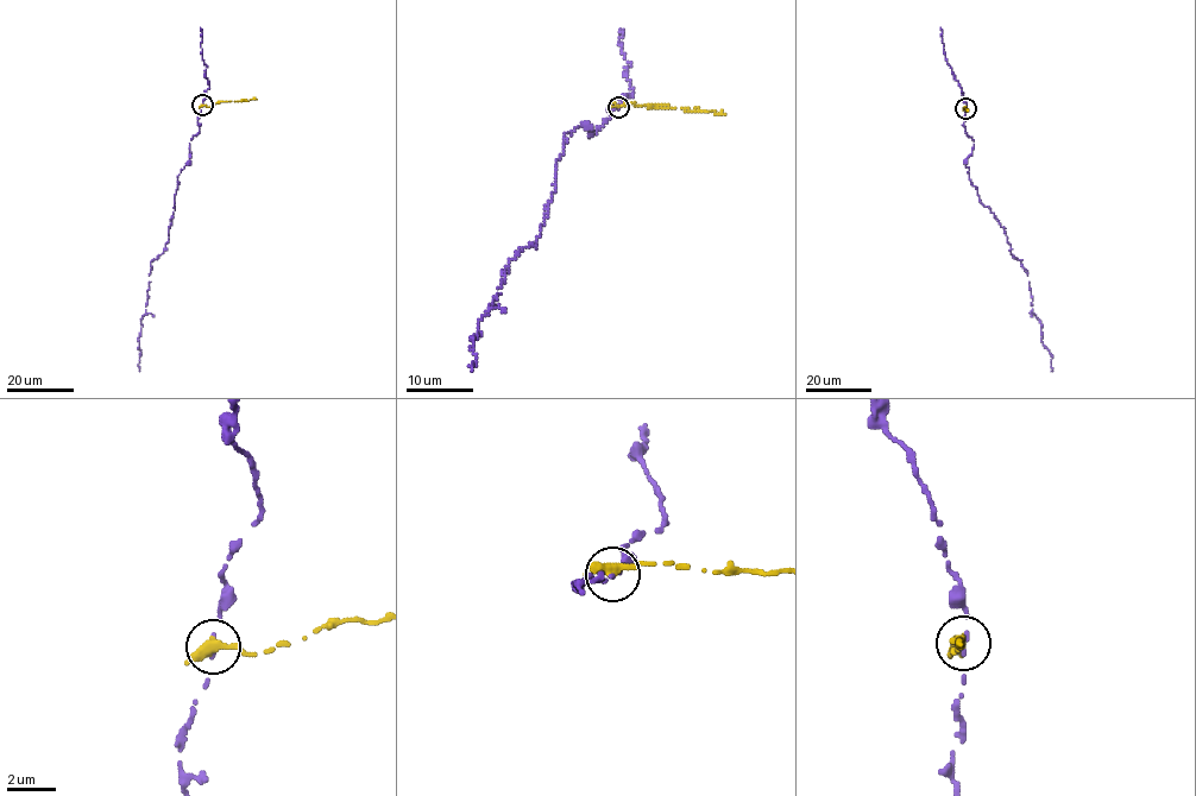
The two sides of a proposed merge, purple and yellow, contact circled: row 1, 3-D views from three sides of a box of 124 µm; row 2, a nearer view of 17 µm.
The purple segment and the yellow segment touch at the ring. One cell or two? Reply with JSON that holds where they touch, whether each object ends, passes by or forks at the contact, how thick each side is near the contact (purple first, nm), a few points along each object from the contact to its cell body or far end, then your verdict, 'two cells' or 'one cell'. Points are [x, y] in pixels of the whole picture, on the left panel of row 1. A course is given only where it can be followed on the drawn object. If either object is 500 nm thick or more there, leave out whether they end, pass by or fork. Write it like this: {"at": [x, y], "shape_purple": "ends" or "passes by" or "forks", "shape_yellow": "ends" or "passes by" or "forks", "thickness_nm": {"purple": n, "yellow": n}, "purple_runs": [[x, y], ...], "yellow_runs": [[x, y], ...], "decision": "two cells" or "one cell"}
{"at": [202, 105], "shape_purple": "ends", "shape_yellow": "passes by", "thickness_nm": {"purple": 130, "yellow": 360}, "purple_runs": [[202, 105], [200, 132], [193, 137], [190, 158], [177, 179], [169, 239], [151, 261], [138, 339], [139, 371]], "yellow_runs": [[202, 105], [256, 99]], "decision": "two cells"}

